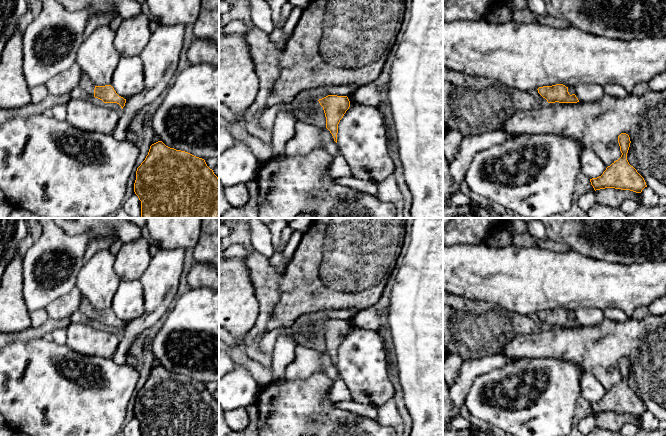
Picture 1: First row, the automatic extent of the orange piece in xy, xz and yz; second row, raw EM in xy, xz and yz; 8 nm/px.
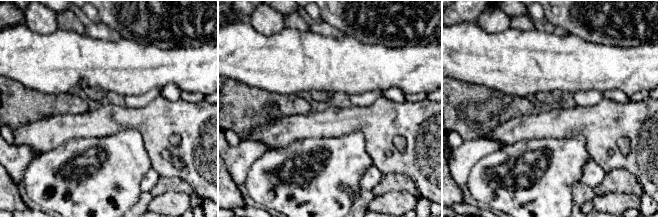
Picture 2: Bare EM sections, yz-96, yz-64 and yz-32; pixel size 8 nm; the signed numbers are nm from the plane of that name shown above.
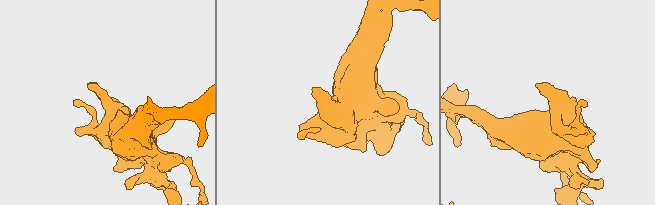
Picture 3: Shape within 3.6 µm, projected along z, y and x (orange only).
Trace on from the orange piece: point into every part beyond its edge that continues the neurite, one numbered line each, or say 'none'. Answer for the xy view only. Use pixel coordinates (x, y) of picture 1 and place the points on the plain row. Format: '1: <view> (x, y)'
1: xy (85, 307)

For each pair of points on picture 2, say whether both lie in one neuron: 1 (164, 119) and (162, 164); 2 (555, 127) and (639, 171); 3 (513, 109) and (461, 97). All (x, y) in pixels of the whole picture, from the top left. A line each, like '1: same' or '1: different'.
1: same
2: same
3: same

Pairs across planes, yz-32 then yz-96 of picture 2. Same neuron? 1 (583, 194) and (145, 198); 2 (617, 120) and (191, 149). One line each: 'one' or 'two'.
1: one
2: one

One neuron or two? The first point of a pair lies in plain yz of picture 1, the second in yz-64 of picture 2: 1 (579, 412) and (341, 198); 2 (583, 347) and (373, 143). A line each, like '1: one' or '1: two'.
1: two
2: one

